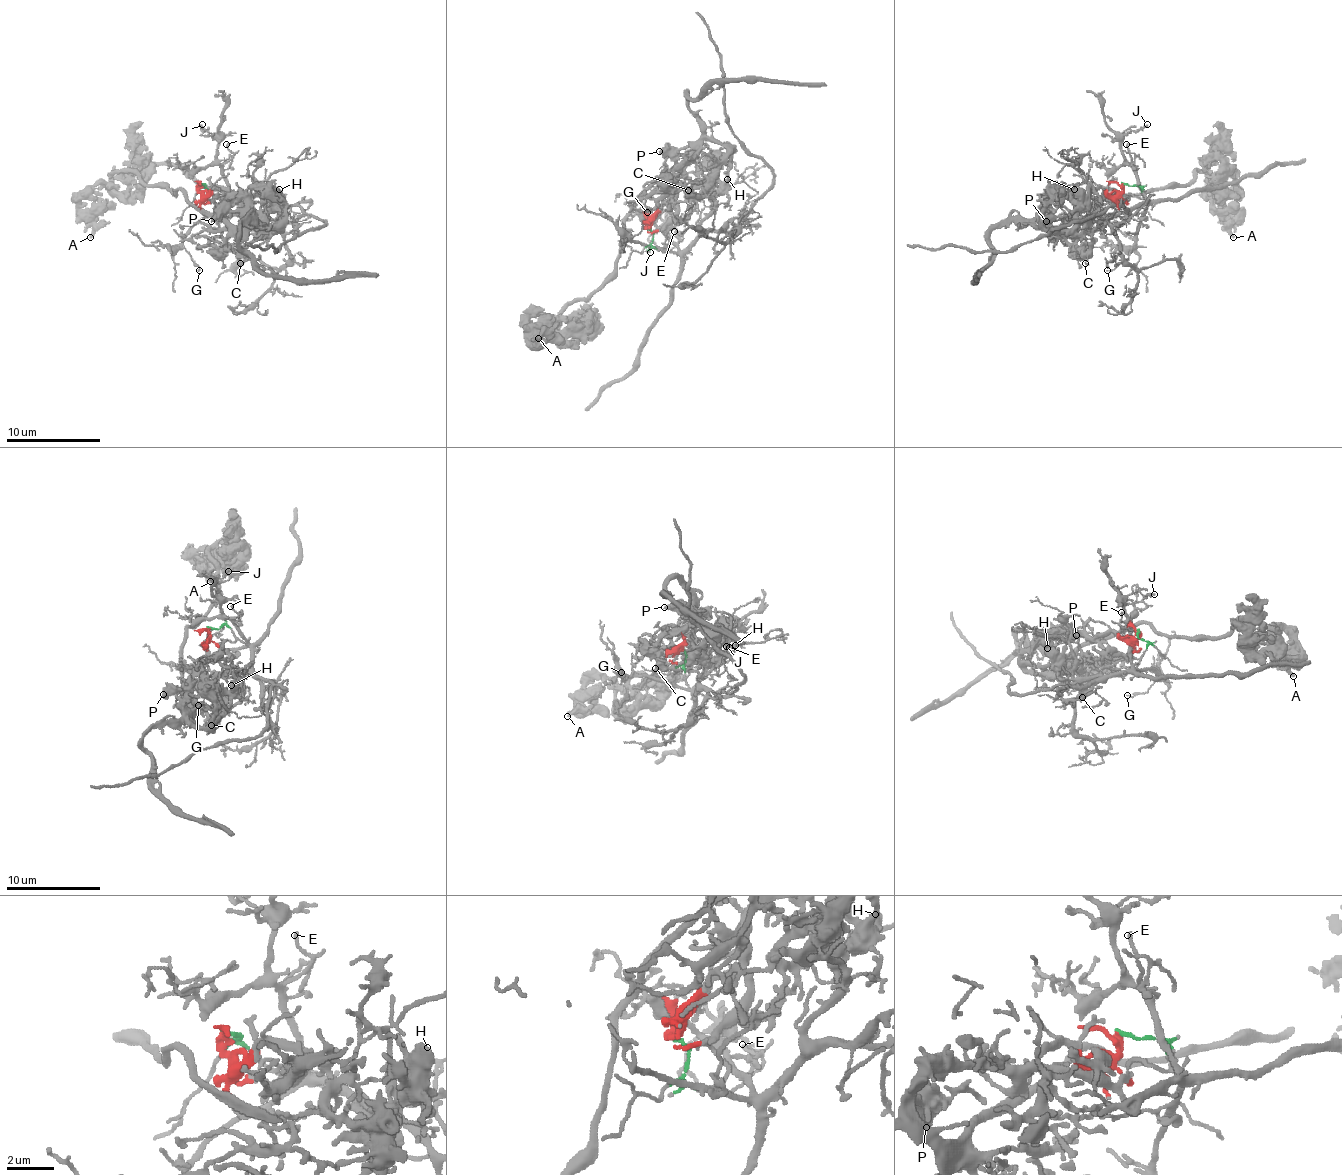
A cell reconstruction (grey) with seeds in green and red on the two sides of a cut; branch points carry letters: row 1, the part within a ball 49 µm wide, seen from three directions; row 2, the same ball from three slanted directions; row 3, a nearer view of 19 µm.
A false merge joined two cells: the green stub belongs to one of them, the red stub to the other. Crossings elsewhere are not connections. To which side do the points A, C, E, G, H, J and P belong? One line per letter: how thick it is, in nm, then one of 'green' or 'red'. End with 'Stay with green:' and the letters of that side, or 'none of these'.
A: calibre 240 nm; red
C: calibre 130 nm; green
E: calibre 120 nm; green
G: calibre 100 nm; green
H: calibre 600 nm; red
J: calibre 150 nm; green
P: calibre 400 nm; red
Stay with green: C, E, G, J

